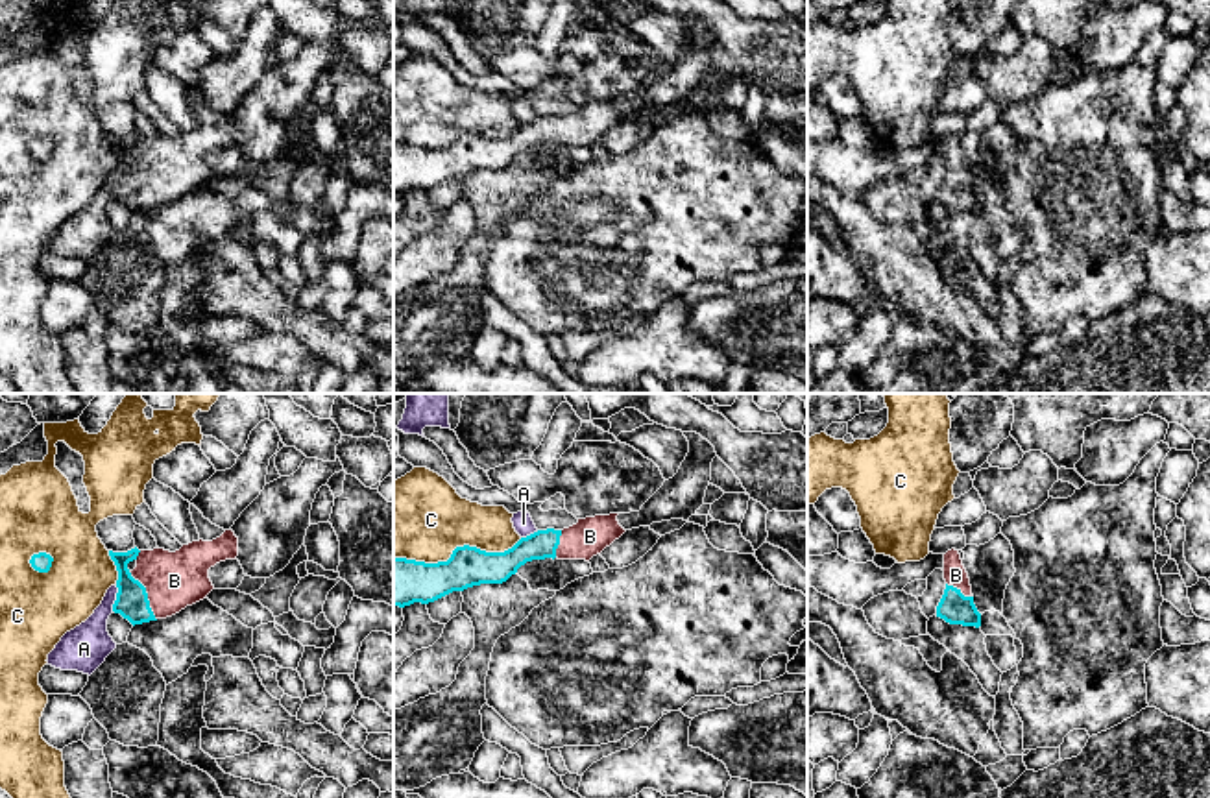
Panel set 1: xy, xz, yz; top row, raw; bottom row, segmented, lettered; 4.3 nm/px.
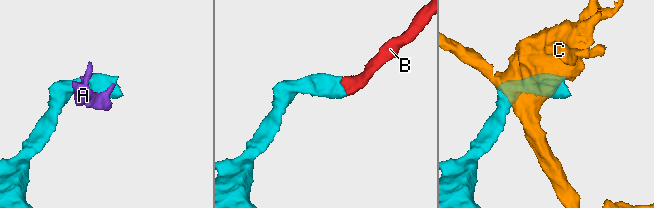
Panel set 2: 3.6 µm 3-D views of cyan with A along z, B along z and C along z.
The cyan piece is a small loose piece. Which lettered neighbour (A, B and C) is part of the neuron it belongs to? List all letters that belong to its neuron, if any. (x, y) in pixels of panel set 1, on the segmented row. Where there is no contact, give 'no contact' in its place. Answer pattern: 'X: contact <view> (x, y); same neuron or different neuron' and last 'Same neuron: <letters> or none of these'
A: contact xy (117, 597); different neuron
B: contact xy (146, 595); same neuron
C: contact xz (457, 547); different neuron
Same neuron: B

